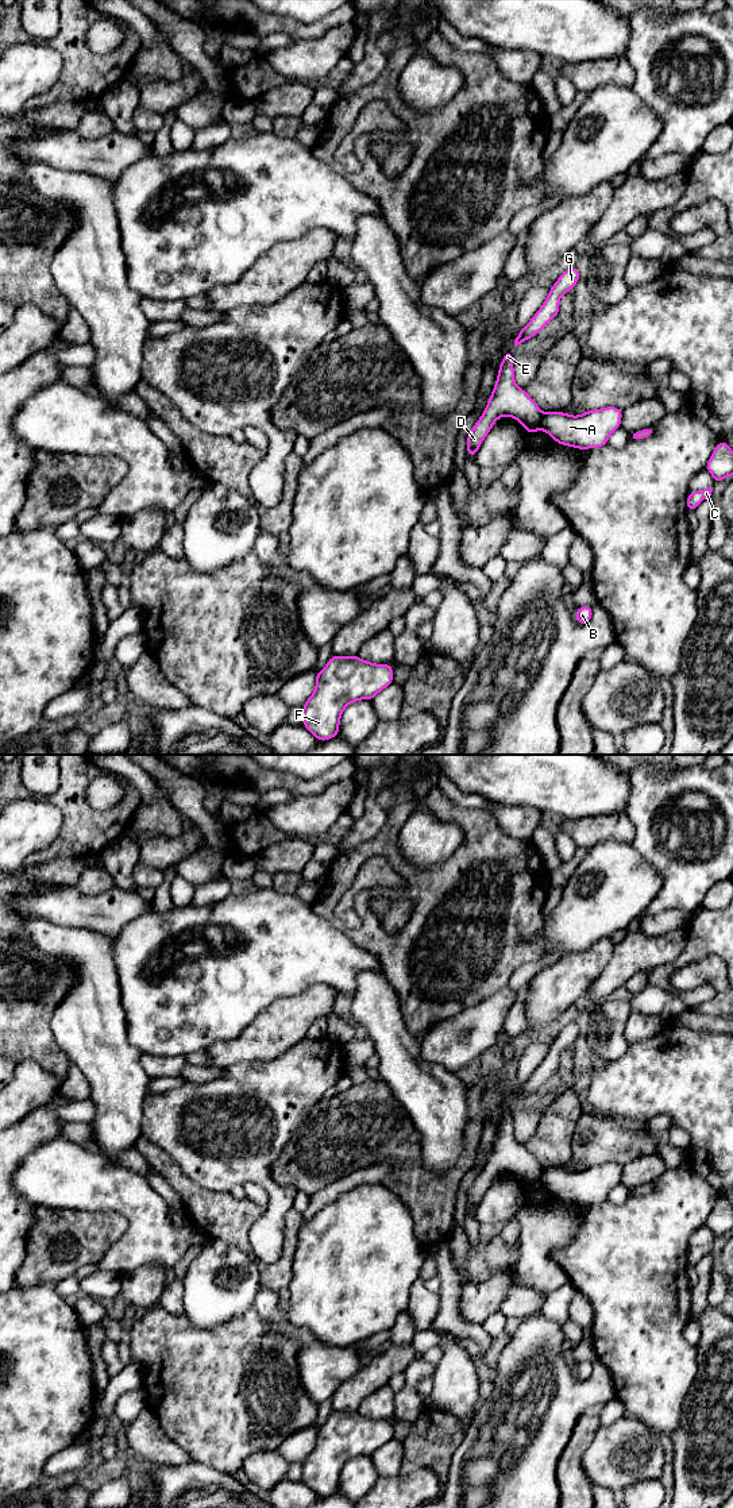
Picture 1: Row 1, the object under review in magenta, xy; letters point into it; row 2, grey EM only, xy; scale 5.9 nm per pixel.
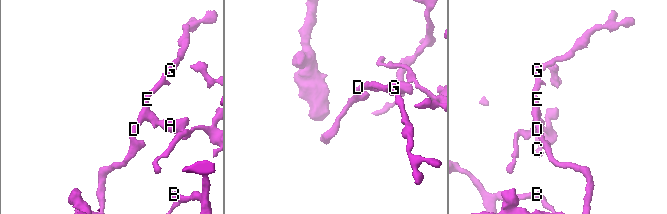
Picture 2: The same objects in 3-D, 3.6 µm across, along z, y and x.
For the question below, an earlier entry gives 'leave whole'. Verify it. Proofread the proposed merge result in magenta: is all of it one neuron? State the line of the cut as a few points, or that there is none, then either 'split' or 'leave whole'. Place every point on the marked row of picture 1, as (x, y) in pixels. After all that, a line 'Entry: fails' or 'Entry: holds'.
cut in xy along (543, 413), (539, 427); split
Entry: fails

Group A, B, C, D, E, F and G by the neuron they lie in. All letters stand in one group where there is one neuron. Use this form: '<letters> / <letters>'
A B C / D E F G

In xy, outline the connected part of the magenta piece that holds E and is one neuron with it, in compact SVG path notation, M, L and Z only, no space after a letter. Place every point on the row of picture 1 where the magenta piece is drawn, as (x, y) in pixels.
M505 352L487 405L467 436L467 456L475 456L494 423L502 416L516 419L526 433L540 429L543 412L529 394L514 382L514 352Z

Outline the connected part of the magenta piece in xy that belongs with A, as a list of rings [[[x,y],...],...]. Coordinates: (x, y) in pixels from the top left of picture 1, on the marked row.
[[[606,406],[579,416],[559,410],[541,416],[540,428],[558,444],[578,450],[598,448],[607,444],[609,436],[621,427],[622,409]]]

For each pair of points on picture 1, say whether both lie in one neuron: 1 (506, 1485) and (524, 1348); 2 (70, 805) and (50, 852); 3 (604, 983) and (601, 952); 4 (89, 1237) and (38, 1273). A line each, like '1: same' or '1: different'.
1: same
2: same
3: different
4: same

